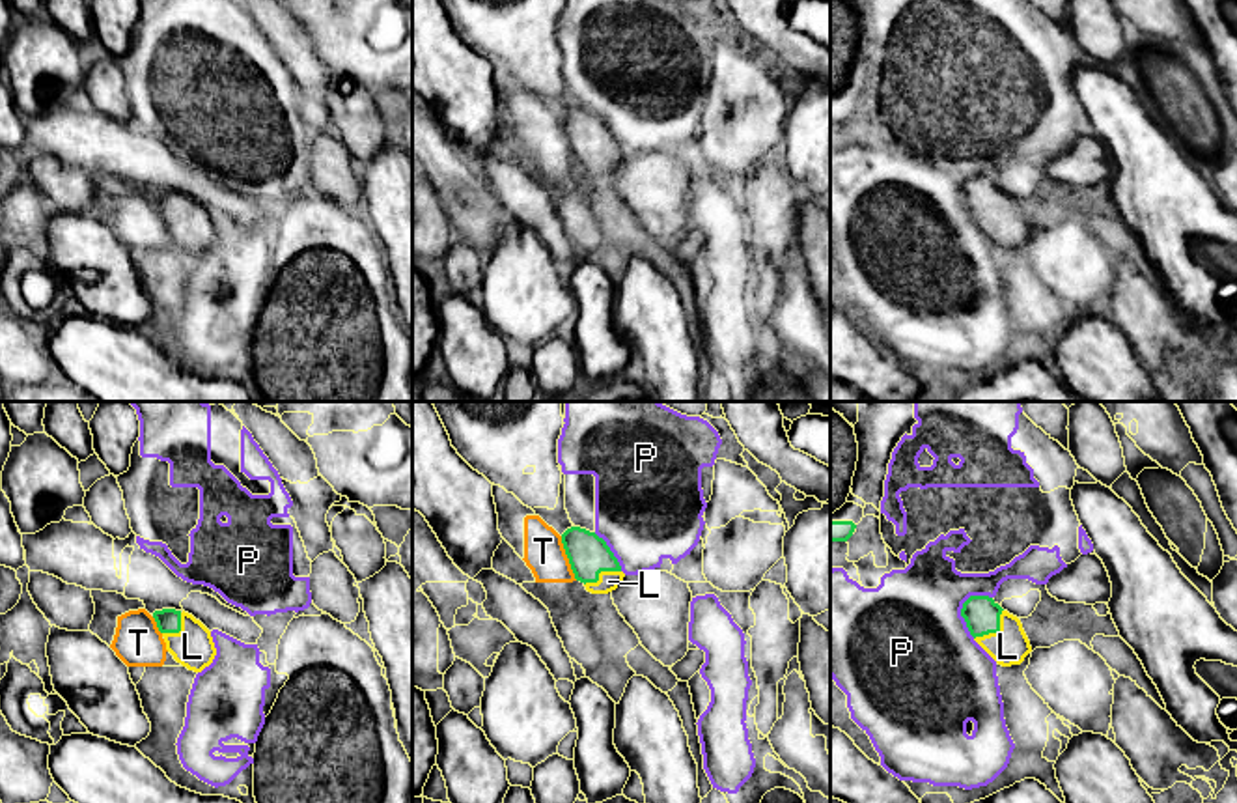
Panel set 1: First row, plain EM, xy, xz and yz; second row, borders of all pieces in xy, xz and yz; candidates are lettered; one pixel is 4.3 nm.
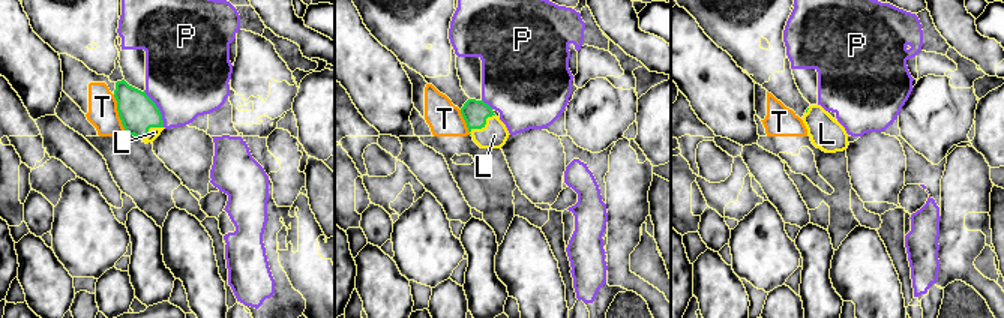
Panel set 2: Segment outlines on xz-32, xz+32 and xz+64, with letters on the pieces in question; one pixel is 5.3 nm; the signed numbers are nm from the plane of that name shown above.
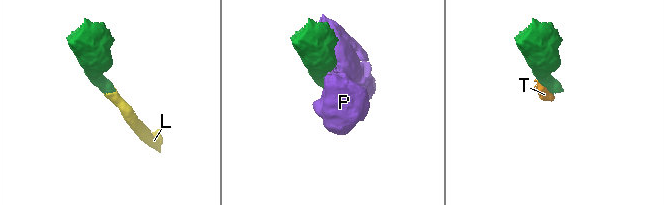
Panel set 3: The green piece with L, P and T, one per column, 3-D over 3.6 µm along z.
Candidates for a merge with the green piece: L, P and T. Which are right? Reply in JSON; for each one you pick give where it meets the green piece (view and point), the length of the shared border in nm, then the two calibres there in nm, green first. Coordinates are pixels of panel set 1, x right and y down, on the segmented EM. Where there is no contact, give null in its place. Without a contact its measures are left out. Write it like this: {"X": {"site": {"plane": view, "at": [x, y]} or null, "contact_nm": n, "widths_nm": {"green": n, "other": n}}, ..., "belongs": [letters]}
{"L": {"site": {"plane": "yz", "at": [997, 632]}, "contact_nm": 180, "widths_nm": {"green": 160, "other": 160}}, "belongs": ["L"]}

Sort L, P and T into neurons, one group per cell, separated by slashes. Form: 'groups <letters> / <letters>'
groups L / P / T

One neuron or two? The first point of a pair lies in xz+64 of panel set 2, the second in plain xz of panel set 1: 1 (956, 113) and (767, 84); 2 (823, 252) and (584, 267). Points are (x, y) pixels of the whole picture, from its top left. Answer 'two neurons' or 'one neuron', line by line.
1: one neuron
2: one neuron

